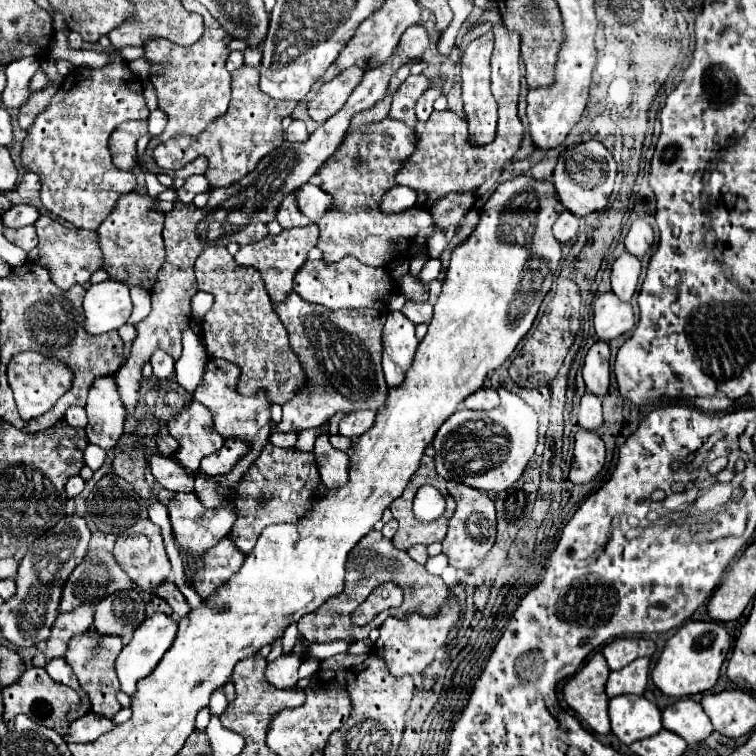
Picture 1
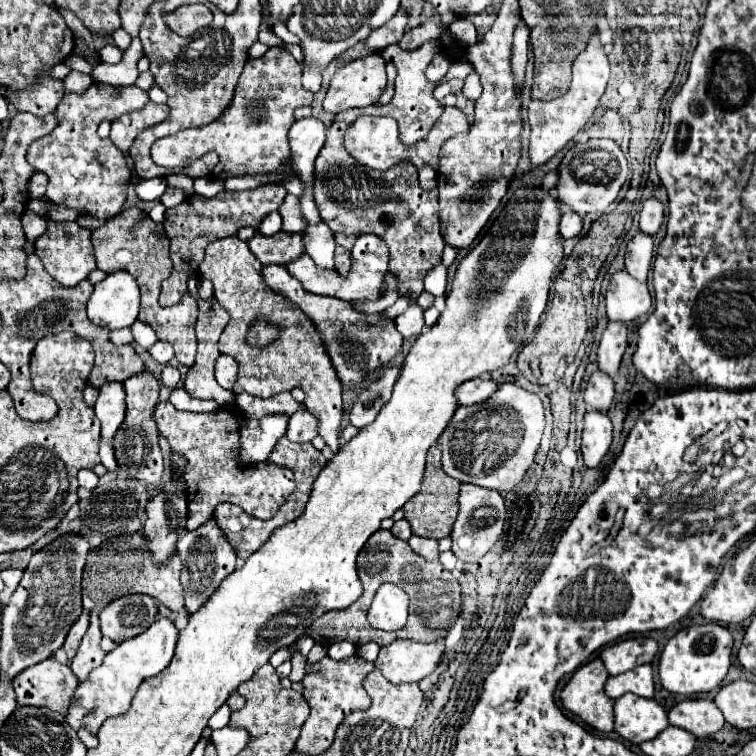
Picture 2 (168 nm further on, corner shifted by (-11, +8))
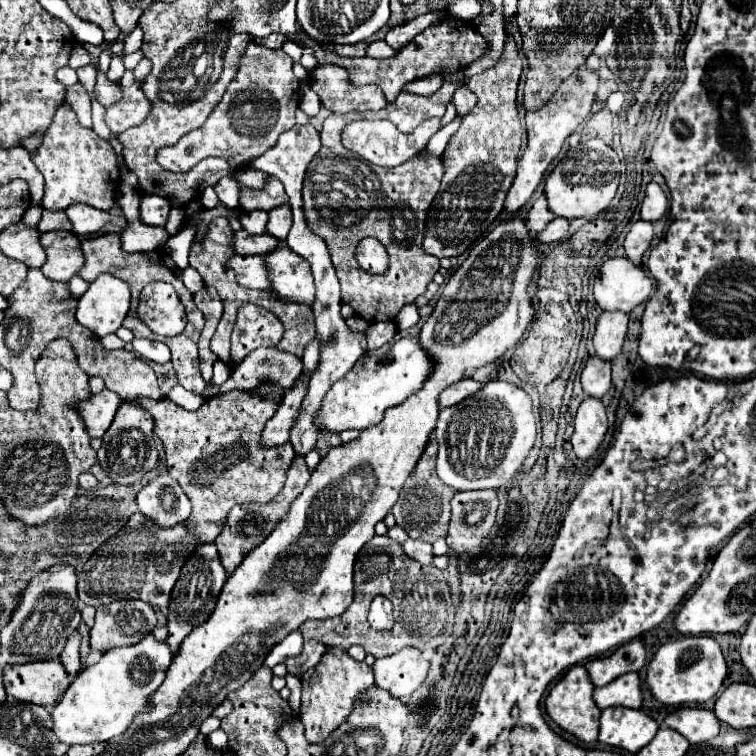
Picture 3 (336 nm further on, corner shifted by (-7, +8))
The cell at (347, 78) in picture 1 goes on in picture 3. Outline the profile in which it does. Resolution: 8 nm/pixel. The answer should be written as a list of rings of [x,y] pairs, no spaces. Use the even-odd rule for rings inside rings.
[[[321,64],[309,74],[311,88],[319,94],[325,108],[333,112],[351,110],[381,110],[387,100],[375,84],[351,84],[349,72],[343,66]]]

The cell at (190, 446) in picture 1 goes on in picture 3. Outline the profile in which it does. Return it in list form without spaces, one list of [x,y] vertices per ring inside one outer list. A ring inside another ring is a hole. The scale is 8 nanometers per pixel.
[[[173,386],[169,392],[167,392],[167,398],[171,402],[175,402],[177,406],[185,408],[185,410],[197,410],[205,398],[203,396],[195,396],[193,392],[187,392],[183,386]]]

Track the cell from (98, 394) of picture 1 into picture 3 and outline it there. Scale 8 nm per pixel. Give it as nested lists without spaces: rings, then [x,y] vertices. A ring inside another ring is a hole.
[[[103,388],[99,394],[89,396],[85,402],[79,404],[79,412],[87,424],[91,438],[101,438],[107,432],[119,404],[121,398],[107,388]]]

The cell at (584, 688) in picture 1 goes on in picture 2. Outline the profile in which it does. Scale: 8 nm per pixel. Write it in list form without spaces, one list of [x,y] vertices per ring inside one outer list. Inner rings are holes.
[[[599,658],[583,664],[563,686],[559,698],[561,704],[599,732],[613,730],[613,700],[603,692],[609,678]]]

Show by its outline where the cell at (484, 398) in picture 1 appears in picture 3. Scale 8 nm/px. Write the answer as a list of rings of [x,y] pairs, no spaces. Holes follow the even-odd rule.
[[[465,378],[457,384],[451,384],[447,390],[443,390],[443,394],[439,396],[439,406],[441,408],[449,408],[449,406],[455,406],[459,404],[461,400],[465,400],[467,396],[475,394],[477,390],[481,388],[481,382],[473,380],[473,378]]]

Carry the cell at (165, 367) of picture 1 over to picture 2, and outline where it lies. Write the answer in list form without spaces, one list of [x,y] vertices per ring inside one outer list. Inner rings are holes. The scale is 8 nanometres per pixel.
[[[155,342],[147,352],[149,352],[149,354],[153,356],[153,360],[157,360],[159,364],[169,364],[169,362],[173,360],[173,348],[171,348],[171,344],[167,344],[167,342]]]

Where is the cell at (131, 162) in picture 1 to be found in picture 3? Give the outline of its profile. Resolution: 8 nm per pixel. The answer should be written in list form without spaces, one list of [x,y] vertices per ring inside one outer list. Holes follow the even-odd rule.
[[[137,86],[123,88],[123,100],[107,108],[105,124],[111,130],[111,134],[119,136],[127,128],[139,126],[149,112],[151,112],[151,100],[145,96],[141,88]]]

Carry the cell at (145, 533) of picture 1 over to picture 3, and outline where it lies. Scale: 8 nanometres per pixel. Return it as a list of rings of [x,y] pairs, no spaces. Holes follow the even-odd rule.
[[[167,472],[159,474],[137,494],[139,512],[153,520],[159,528],[171,528],[187,520],[191,512],[191,502],[185,492],[167,476]]]

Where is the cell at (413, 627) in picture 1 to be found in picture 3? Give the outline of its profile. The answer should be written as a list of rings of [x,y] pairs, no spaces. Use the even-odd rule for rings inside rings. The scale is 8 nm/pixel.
[[[403,648],[397,654],[377,658],[373,664],[375,684],[395,698],[409,698],[423,682],[429,670],[429,660],[417,648]]]

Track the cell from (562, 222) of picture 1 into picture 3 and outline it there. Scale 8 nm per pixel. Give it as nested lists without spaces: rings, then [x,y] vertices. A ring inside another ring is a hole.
[[[555,218],[547,224],[547,228],[543,232],[537,234],[537,240],[543,244],[551,244],[551,242],[559,242],[567,236],[569,232],[569,220],[567,218]]]

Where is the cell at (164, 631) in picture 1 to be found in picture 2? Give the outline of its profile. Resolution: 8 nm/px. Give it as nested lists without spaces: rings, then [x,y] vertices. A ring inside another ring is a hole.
[[[157,618],[141,636],[135,636],[131,640],[125,640],[119,644],[113,652],[109,652],[101,666],[93,668],[85,682],[81,682],[71,698],[71,704],[67,708],[65,720],[67,724],[77,732],[79,728],[87,728],[91,734],[97,734],[101,724],[111,716],[121,716],[129,710],[129,704],[133,700],[139,688],[139,684],[149,678],[157,676],[161,670],[165,670],[173,658],[177,642],[177,630],[169,618]]]

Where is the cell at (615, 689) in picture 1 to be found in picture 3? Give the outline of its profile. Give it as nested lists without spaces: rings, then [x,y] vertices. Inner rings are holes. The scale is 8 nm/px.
[[[627,672],[619,678],[615,678],[611,684],[599,686],[593,692],[595,704],[605,710],[609,706],[629,706],[629,708],[641,708],[643,692],[641,692],[641,678],[637,672]]]

